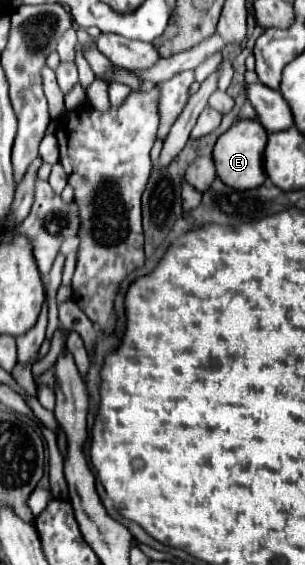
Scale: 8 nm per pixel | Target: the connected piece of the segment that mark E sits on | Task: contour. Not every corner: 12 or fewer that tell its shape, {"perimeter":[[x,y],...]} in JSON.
{"perimeter":[[234,122],[214,146],[216,174],[236,190],[266,182],[268,132]]}

